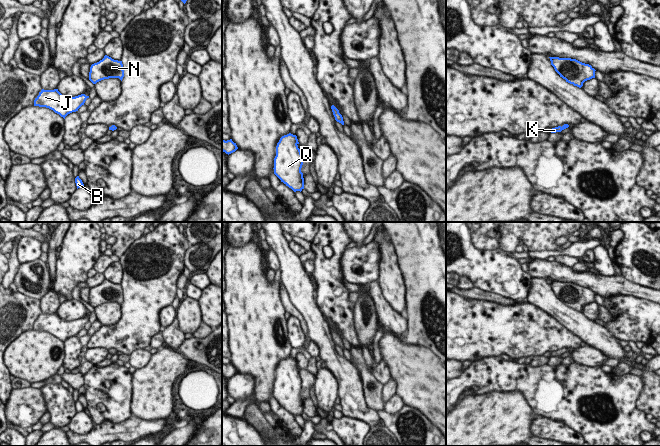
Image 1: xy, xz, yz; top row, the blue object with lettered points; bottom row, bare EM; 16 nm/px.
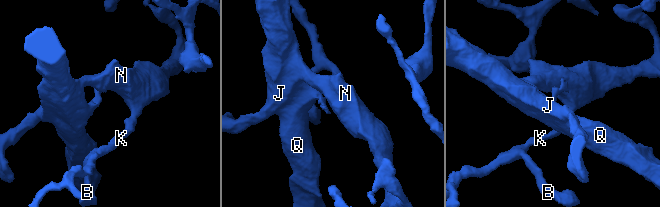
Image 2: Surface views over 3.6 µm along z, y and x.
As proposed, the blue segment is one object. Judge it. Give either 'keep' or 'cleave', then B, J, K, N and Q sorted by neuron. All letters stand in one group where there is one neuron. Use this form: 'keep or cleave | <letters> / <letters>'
keep | B J K N Q

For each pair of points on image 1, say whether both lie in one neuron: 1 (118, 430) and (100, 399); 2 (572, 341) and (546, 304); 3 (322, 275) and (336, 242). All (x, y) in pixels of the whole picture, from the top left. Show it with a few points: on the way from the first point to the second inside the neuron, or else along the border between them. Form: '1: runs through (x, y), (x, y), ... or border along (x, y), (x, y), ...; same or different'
1: border along (133, 415), (121, 422), (104, 421), (95, 424); different
2: border along (539, 308), (550, 314), (577, 336); different
3: runs through (330, 267), (337, 257), (337, 250); same

